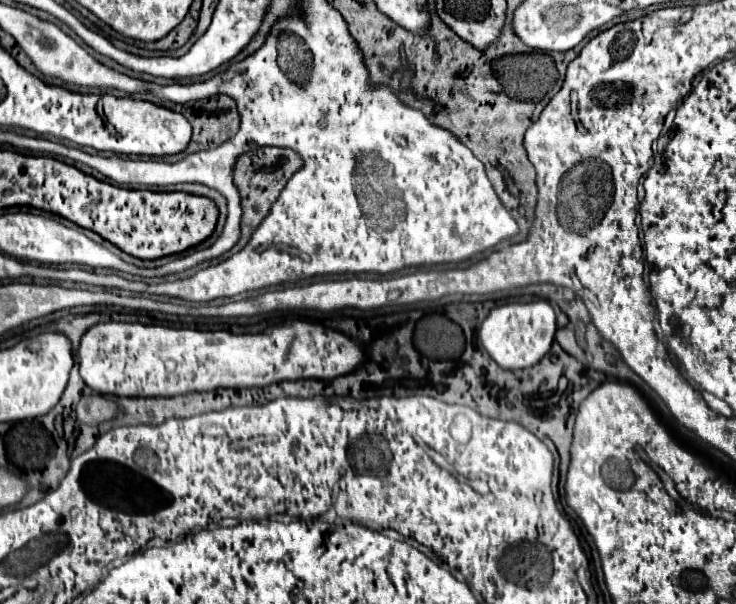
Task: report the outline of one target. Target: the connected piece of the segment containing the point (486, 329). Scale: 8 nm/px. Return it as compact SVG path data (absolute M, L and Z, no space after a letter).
M546 300L536 302L514 302L514 304L502 304L490 310L488 318L482 322L480 328L480 340L490 354L490 358L506 368L506 370L518 370L534 366L552 346L556 332L556 314L552 306Z

